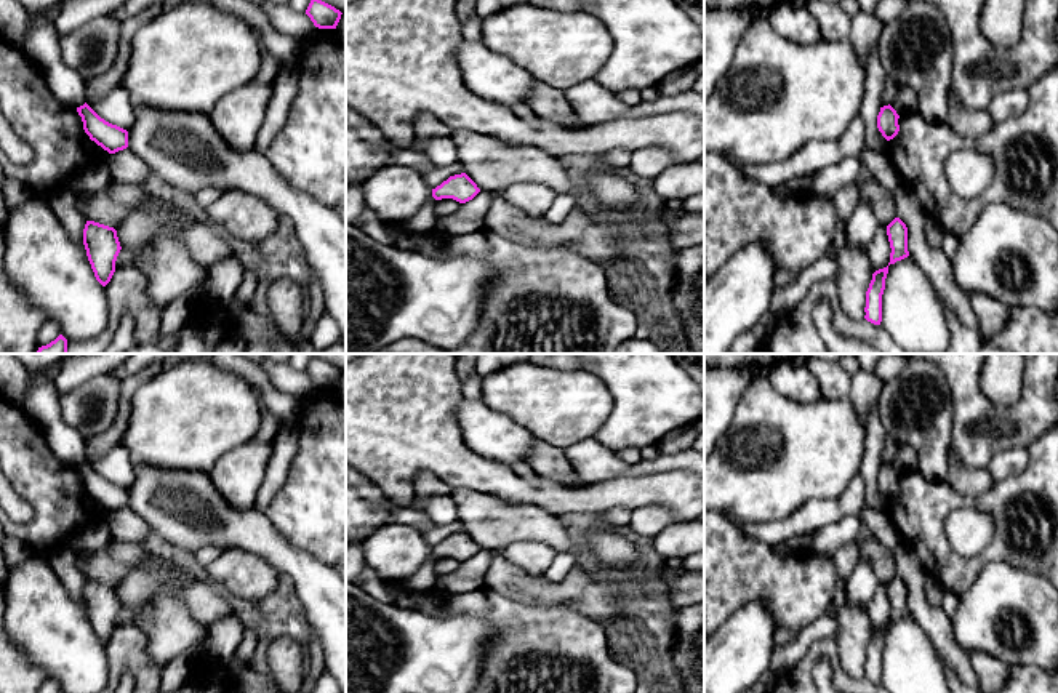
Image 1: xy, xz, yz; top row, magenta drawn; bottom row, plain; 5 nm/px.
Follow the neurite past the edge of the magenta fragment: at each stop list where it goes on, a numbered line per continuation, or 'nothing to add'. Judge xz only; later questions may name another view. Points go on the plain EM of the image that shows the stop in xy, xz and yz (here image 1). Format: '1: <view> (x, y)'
nothing to add

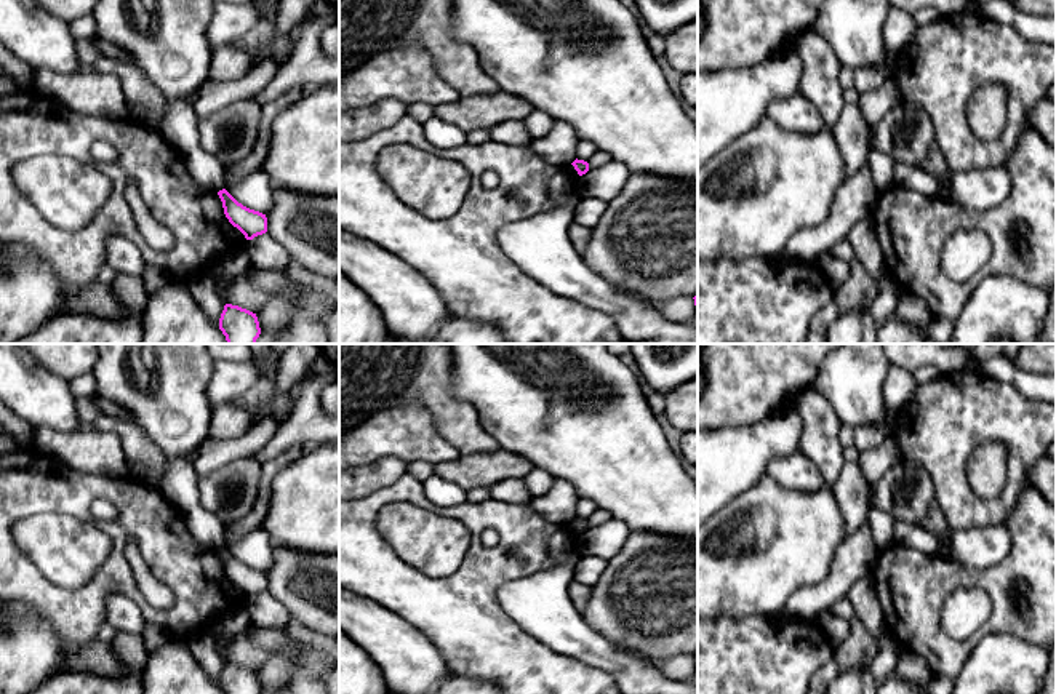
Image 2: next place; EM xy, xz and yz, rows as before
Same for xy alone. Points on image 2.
nothing to add

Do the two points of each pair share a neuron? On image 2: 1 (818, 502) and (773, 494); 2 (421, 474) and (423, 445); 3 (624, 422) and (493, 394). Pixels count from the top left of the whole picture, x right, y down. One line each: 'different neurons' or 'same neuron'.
1: same neuron
2: different neurons
3: same neuron

